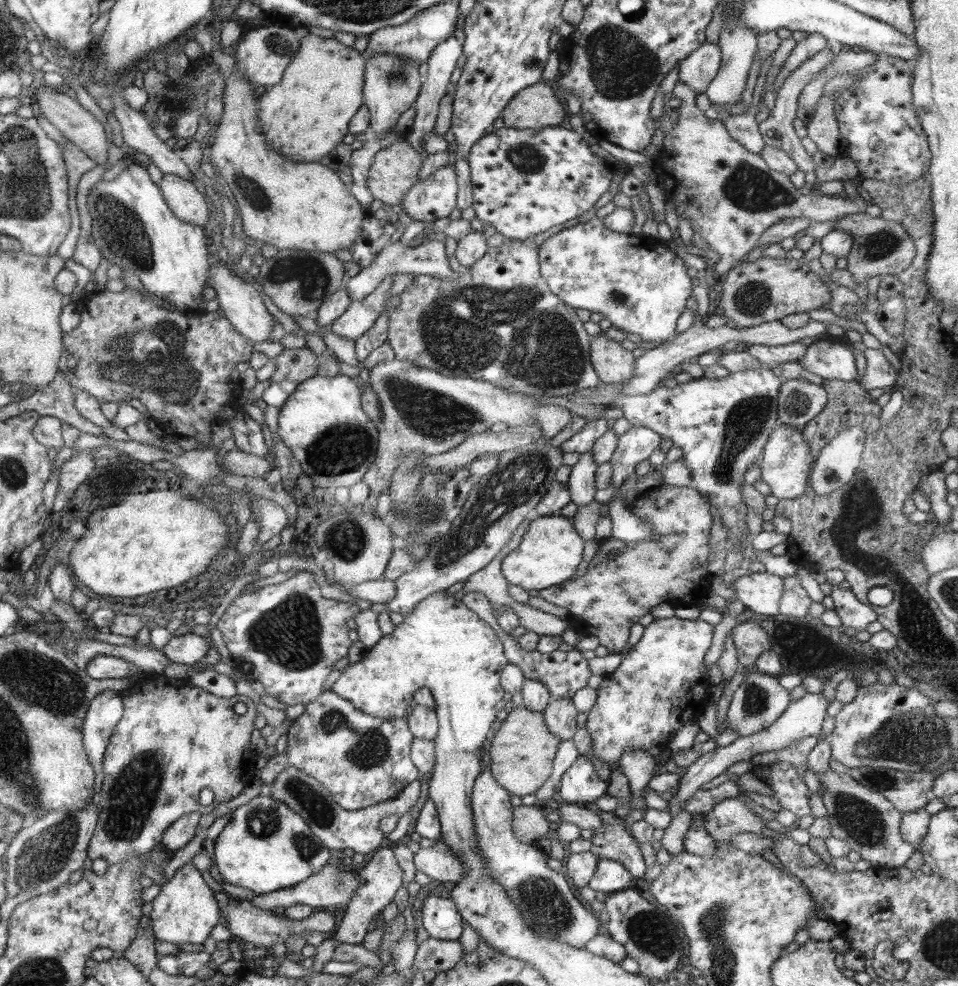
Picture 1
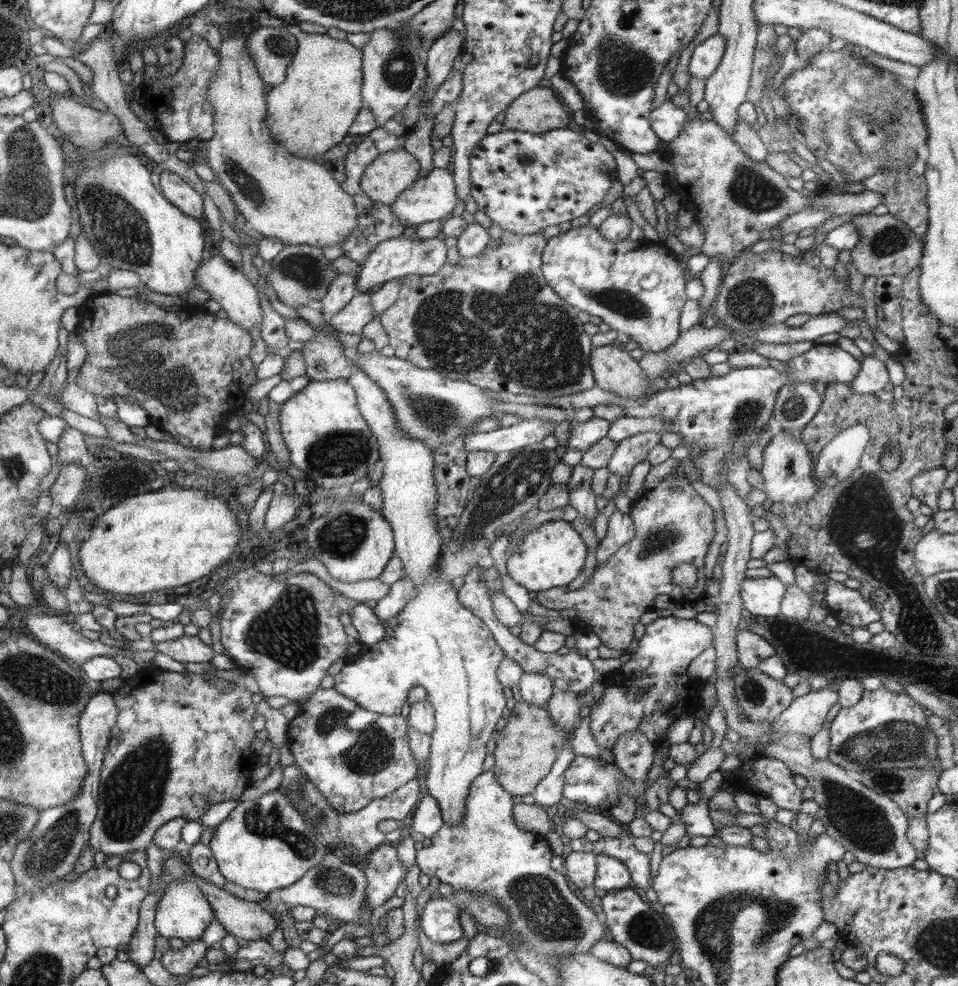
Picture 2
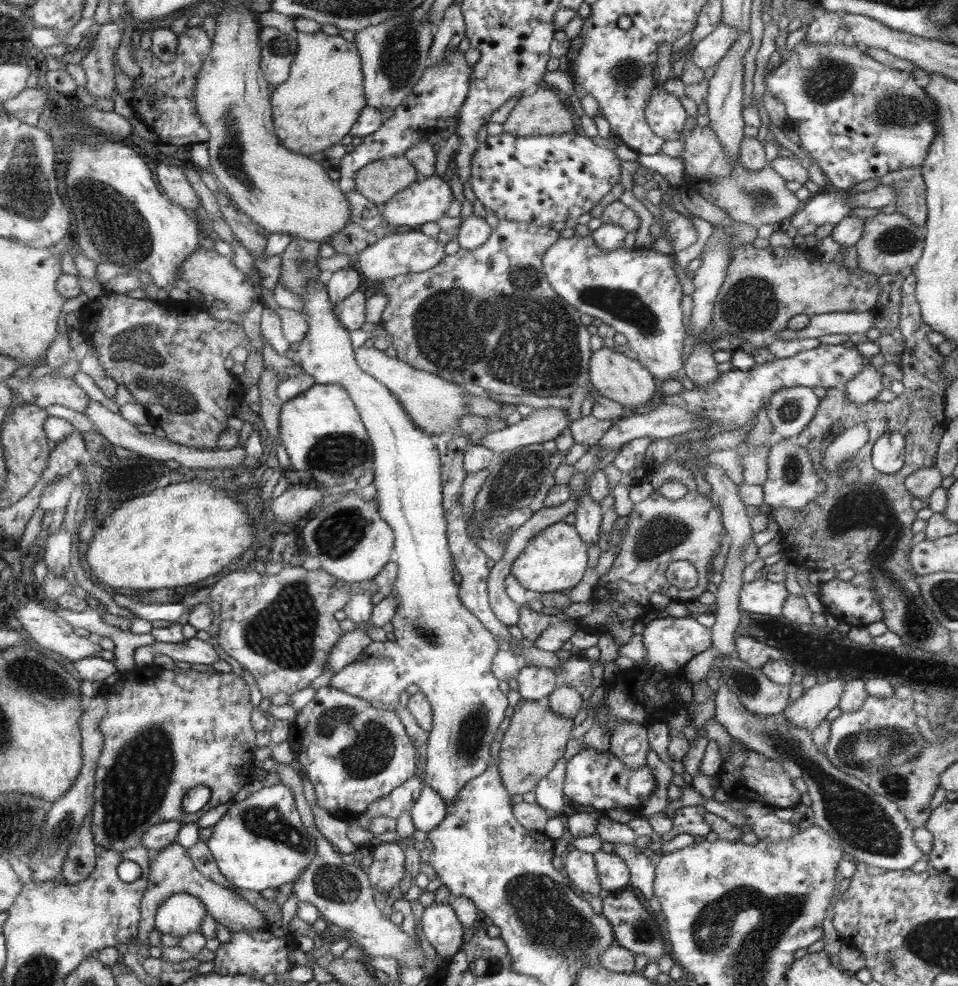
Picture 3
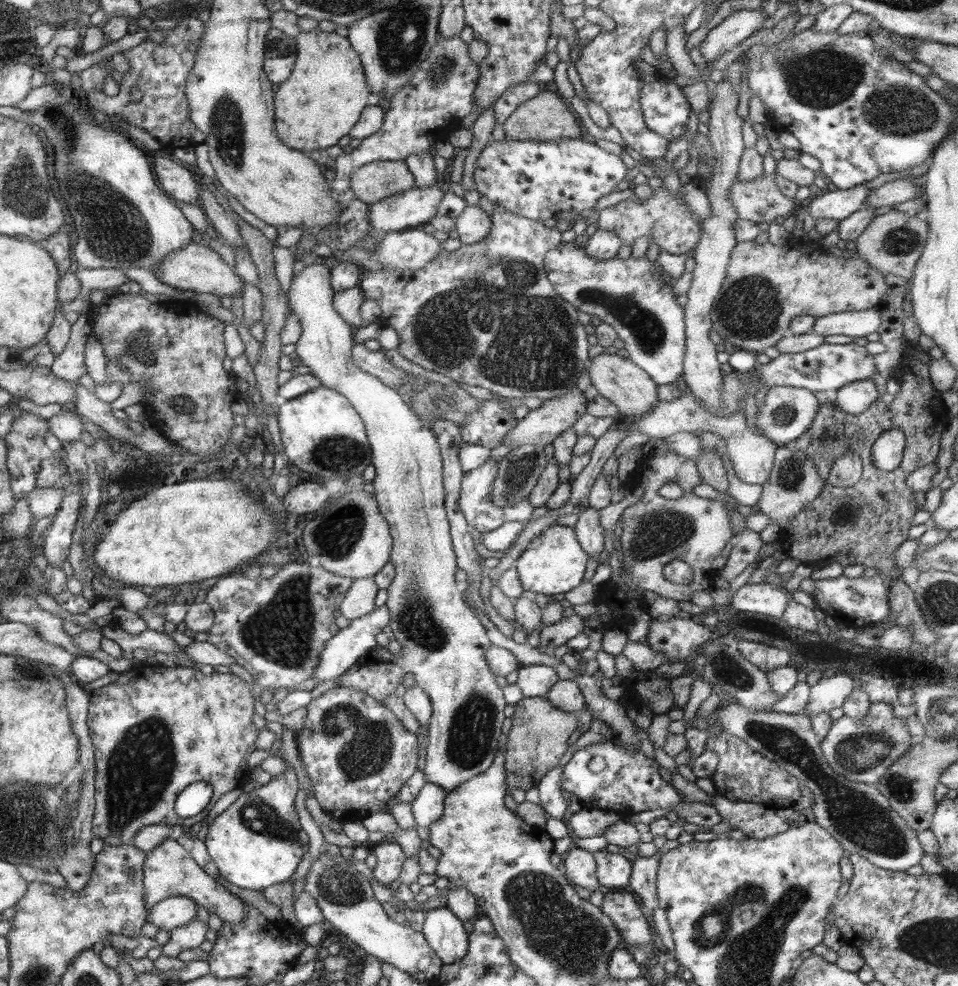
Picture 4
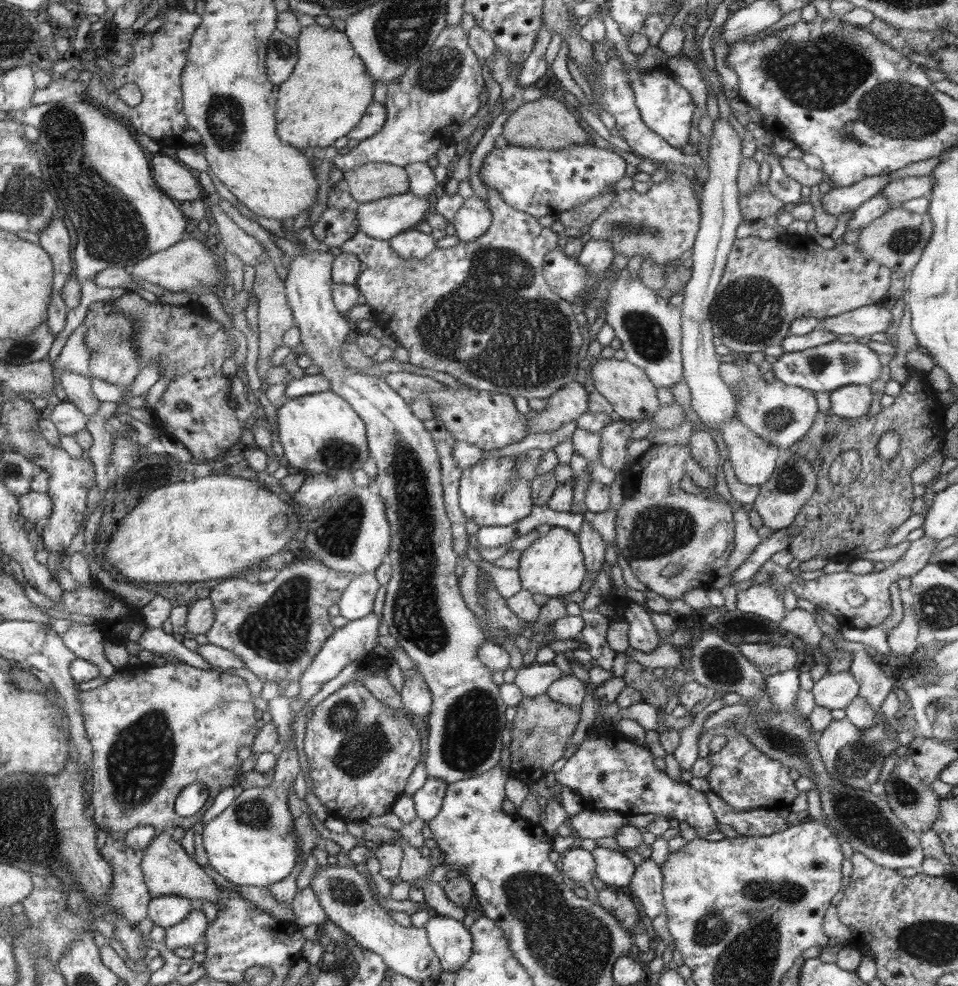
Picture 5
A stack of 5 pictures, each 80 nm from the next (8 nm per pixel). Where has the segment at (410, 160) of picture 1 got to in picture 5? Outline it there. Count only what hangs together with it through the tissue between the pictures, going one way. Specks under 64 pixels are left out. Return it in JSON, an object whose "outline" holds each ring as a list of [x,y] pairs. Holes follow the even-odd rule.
{"outline":[[[380,162],[369,163],[344,173],[344,188],[359,202],[409,192],[410,181],[402,166]]]}

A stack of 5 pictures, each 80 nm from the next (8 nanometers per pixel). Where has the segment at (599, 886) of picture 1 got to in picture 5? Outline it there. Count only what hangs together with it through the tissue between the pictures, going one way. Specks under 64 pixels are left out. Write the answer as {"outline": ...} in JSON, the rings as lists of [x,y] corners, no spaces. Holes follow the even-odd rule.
{"outline":[[[597,846],[592,850],[591,854],[596,862],[595,876],[606,887],[625,887],[630,885],[637,865],[628,858],[627,853]]]}

